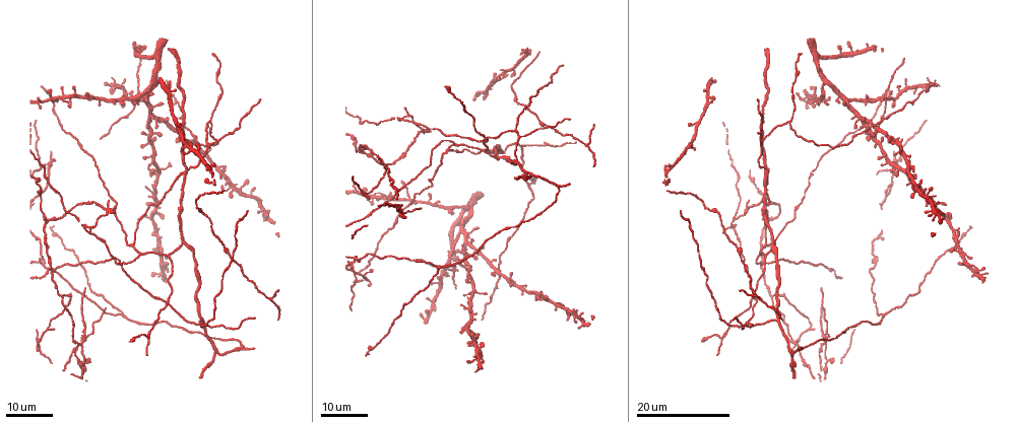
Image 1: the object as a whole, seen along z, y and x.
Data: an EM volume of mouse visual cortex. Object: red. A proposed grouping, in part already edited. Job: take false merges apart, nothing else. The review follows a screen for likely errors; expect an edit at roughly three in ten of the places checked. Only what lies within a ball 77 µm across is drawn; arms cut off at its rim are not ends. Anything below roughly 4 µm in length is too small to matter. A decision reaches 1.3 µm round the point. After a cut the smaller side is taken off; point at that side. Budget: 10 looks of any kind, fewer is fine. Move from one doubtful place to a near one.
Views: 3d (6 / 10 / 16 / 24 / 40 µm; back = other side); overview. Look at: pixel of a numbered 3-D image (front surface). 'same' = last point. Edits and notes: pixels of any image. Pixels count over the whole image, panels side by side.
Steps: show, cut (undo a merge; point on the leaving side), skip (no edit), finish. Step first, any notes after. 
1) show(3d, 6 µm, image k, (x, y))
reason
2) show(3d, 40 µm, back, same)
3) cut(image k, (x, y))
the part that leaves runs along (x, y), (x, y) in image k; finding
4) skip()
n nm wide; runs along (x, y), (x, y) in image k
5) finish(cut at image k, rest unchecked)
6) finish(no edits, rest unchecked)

show(3d, 16 µm, image 1, (167, 256))

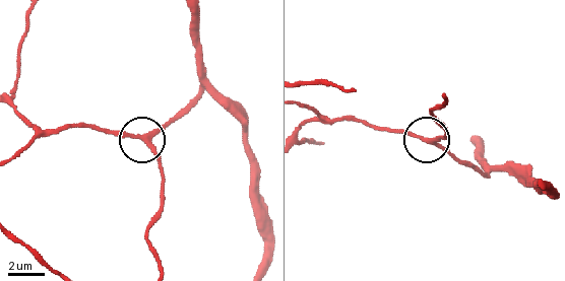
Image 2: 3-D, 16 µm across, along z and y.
show(3d, 10 µm, image 2, (432, 138))

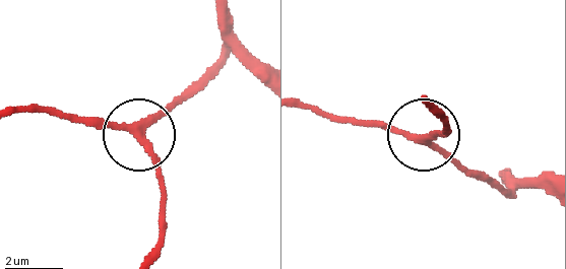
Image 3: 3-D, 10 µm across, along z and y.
skip()
3 arms; one neuron here

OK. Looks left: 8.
show(3d, 24 µm, image 1, (873, 126))
three-way junction

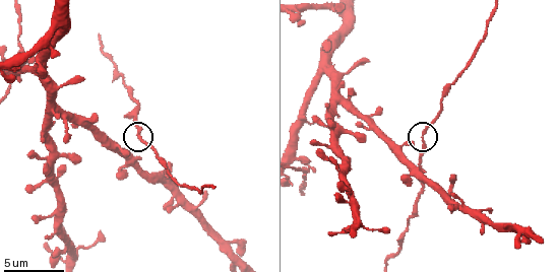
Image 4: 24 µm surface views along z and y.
show(3d, 10 µm, image 4, (138, 135))
closer look

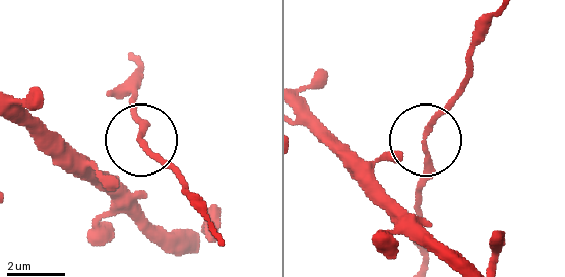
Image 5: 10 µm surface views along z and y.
skip()
runs along (222, 232), (144, 147), (134, 104) in image 5; one neuron here

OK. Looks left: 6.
show(3d, 24 µm, image 1, (768, 172))
side arm on a straight run

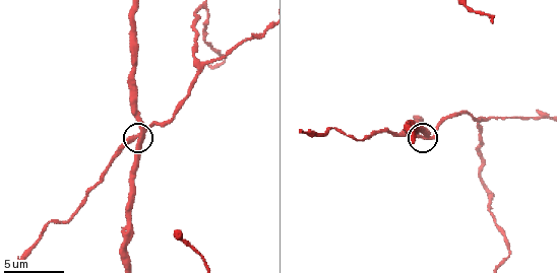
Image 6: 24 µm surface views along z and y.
show(3d, 6 µm, image 6, (134, 137))

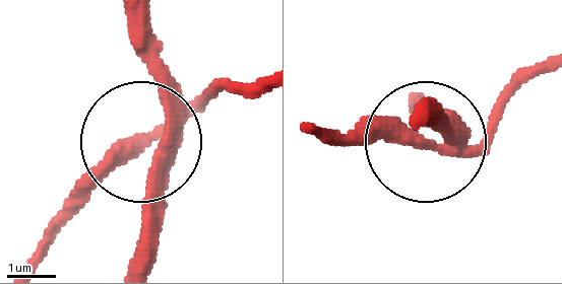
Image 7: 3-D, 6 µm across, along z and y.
skip()
340 nm wide; runs along (132, 258), (152, 185), (136, 144), (47, 229) in image 7; all the same neuron

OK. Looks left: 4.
show(3d, 16 µm, image 1, (813, 97))
side arm on a straight run

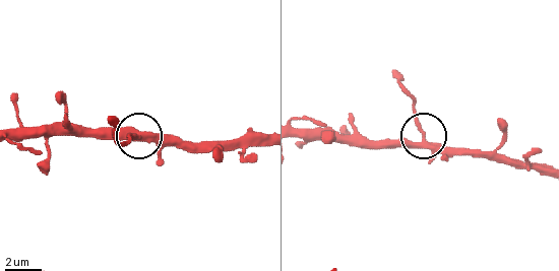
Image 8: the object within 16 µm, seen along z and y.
show(3d, 6 µm, image 8, (422, 141))

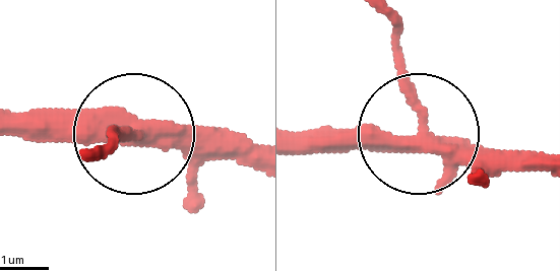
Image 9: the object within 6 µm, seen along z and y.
skip()
side arm 6 µm; 3 arms; continuous, no second neuron

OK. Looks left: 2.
show(3d, 6 µm, image 4, (301, 158))

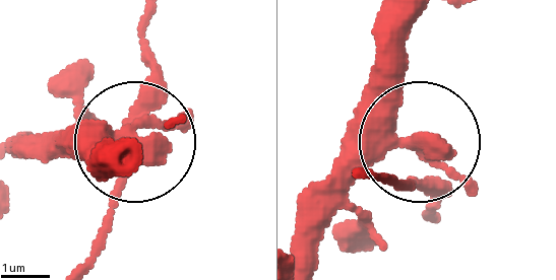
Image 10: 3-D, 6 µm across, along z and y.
skip()
continuous, no second neuron

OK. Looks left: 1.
finish(no edits, rest unchecked)

